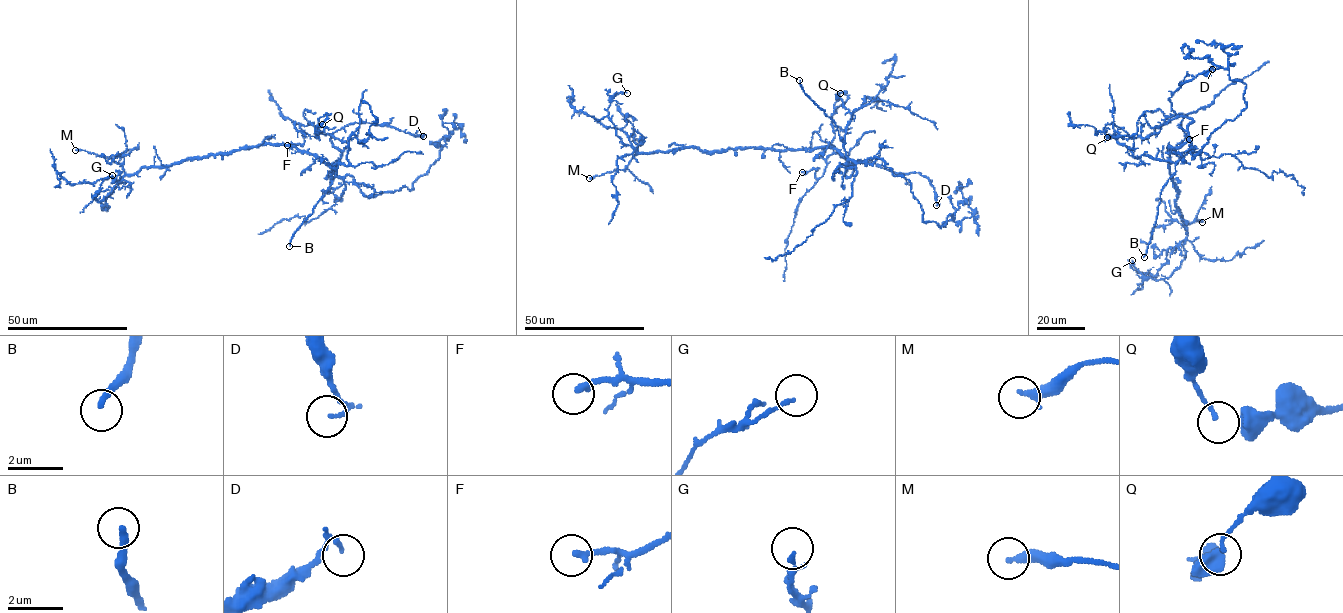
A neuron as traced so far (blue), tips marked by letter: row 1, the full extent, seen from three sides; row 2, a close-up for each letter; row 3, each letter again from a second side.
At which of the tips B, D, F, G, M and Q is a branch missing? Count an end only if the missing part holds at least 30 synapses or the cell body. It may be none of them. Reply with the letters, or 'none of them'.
B

